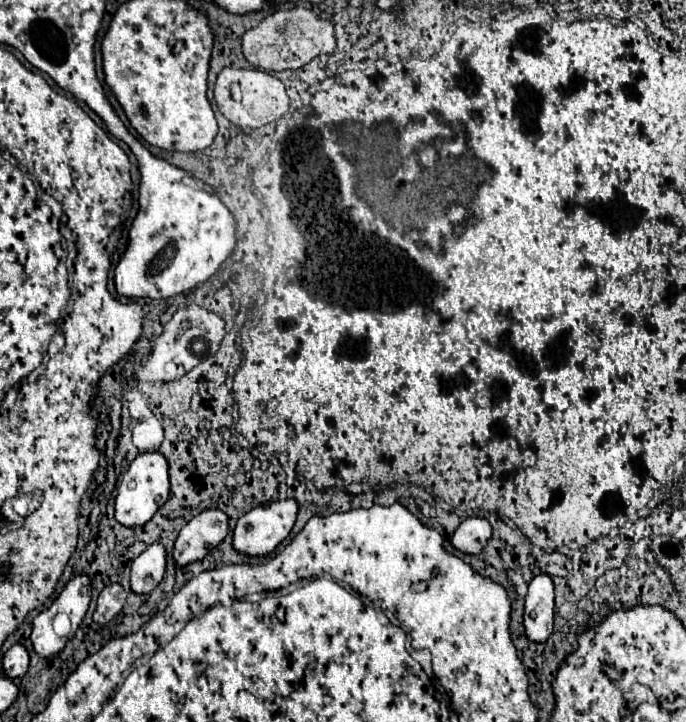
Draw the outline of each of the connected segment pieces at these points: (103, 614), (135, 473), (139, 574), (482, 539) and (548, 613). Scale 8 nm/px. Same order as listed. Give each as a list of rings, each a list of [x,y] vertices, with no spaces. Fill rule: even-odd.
[[[108,584],[96,602],[96,610],[94,610],[94,622],[96,624],[108,624],[124,606],[126,594],[122,590],[120,584]]]
[[[160,452],[138,454],[118,484],[114,518],[116,518],[116,522],[120,522],[126,528],[144,526],[156,514],[156,510],[168,500],[168,496],[170,496],[170,480],[168,480],[166,458]]]
[[[162,544],[148,546],[134,562],[132,562],[132,592],[148,594],[152,592],[166,570],[166,550]]]
[[[466,518],[454,536],[450,538],[452,546],[464,554],[480,554],[482,548],[486,546],[488,538],[492,534],[492,528],[488,520],[484,518]]]
[[[536,576],[526,594],[524,628],[530,642],[546,642],[554,622],[554,586],[550,576]]]

